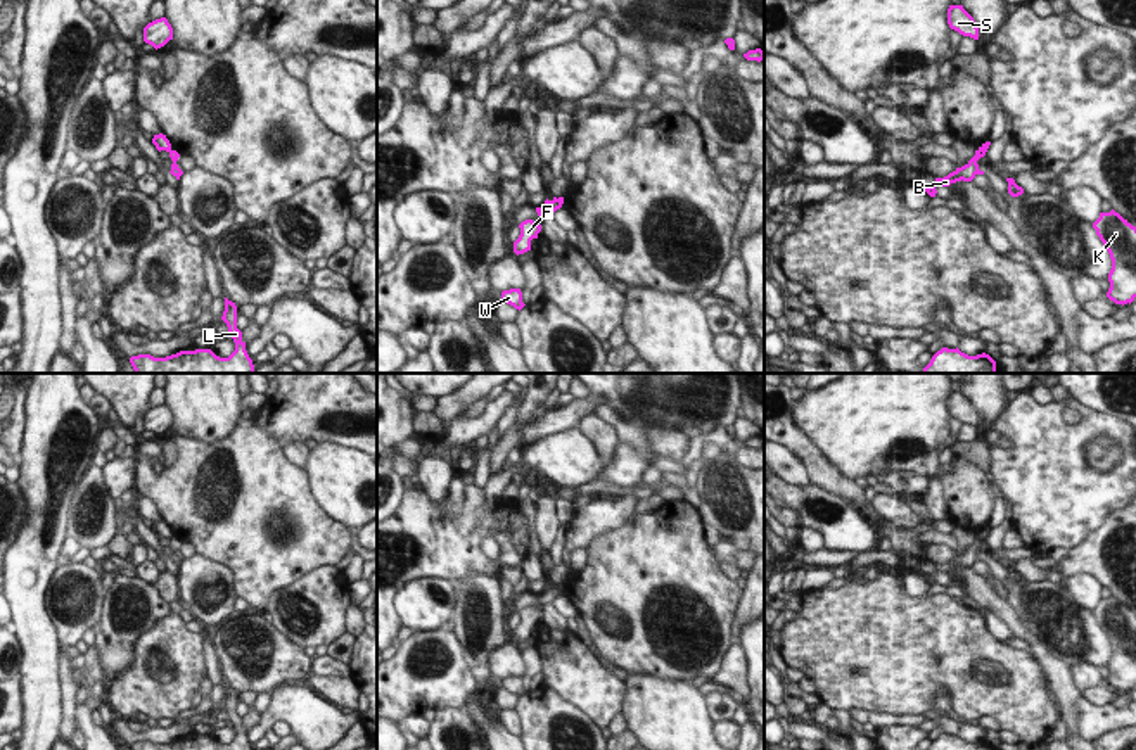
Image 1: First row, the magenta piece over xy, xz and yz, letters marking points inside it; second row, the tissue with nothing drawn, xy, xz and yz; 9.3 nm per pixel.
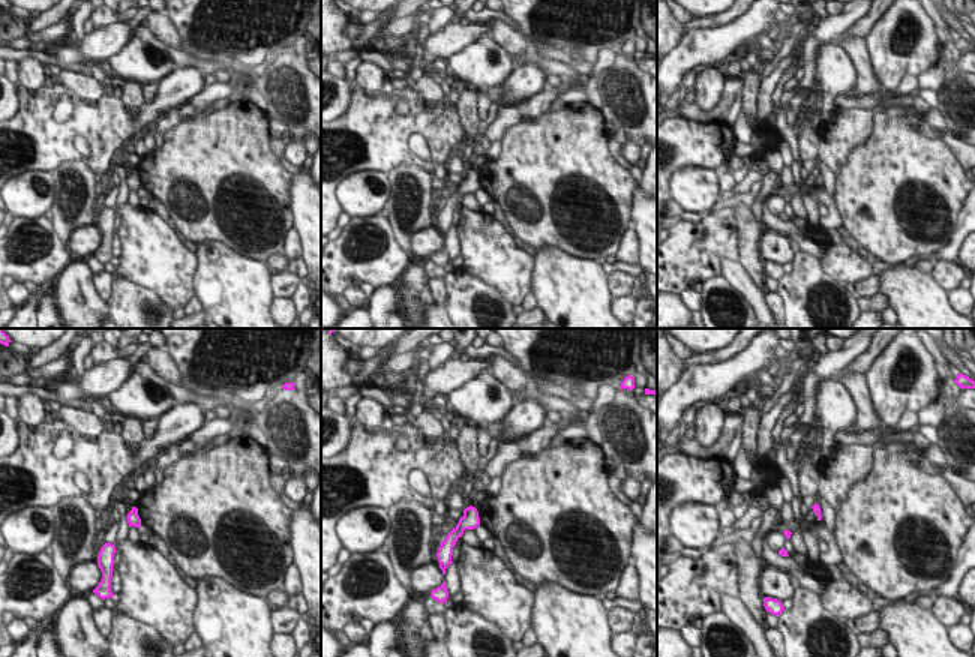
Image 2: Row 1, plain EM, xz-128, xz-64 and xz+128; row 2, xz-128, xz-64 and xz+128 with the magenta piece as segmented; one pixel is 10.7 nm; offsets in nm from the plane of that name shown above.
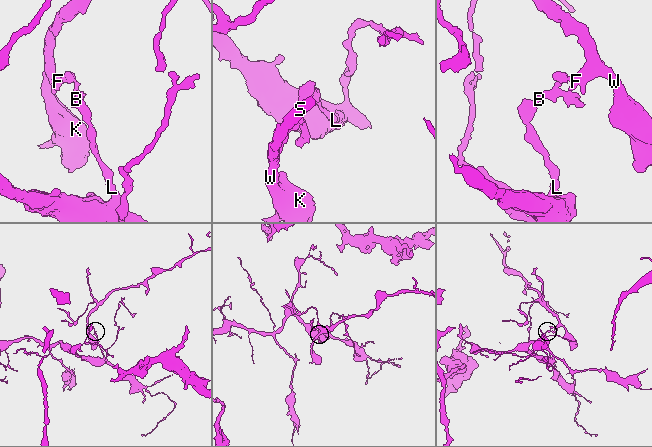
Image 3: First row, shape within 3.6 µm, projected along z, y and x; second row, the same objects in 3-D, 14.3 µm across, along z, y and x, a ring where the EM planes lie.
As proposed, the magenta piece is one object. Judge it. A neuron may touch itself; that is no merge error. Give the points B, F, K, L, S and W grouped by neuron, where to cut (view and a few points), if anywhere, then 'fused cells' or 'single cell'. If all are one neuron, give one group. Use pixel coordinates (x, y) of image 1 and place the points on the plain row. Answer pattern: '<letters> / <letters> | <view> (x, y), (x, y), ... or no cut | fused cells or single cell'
B L / F K S W | xz (557, 586), (561, 593) | fused cells

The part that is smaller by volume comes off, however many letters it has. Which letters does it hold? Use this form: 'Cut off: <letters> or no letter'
Cut off: F, K, S, W

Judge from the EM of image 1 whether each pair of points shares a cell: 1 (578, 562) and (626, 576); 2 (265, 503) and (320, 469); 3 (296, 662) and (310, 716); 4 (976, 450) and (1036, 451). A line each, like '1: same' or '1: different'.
1: different
2: different
3: different
4: different

